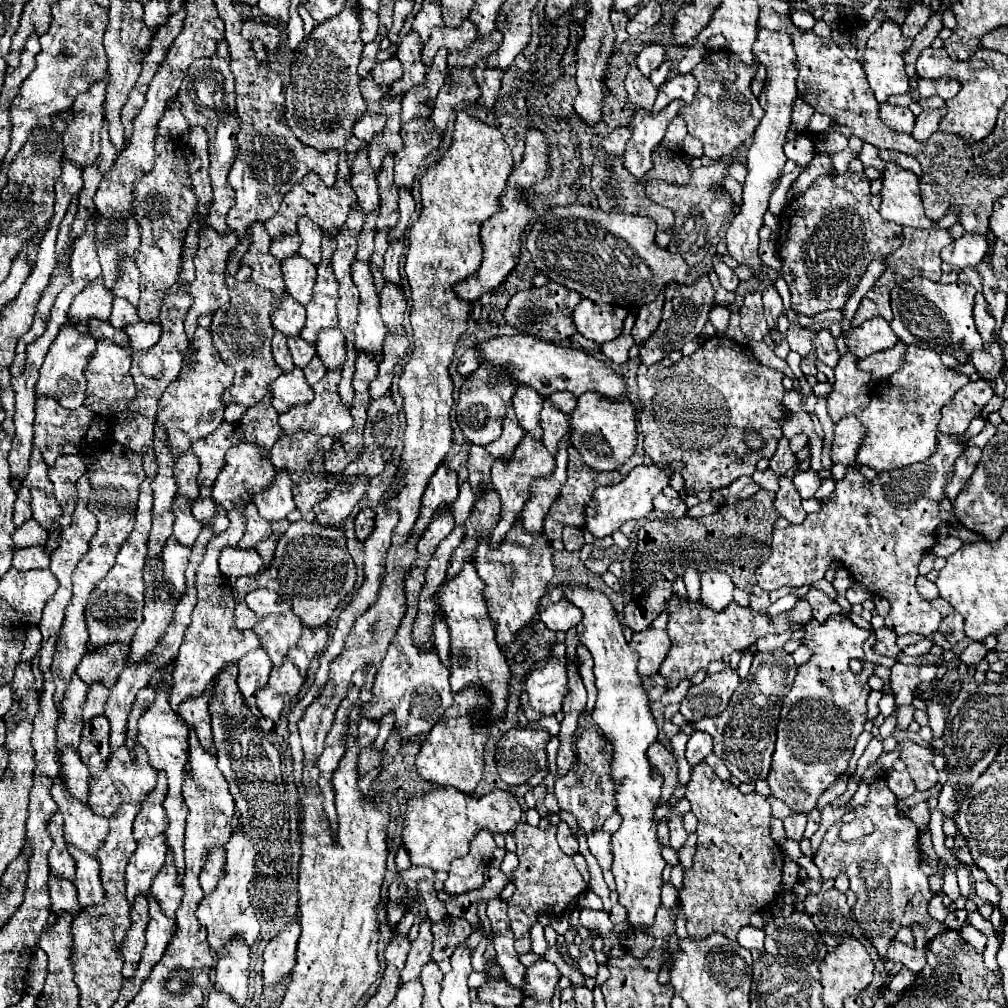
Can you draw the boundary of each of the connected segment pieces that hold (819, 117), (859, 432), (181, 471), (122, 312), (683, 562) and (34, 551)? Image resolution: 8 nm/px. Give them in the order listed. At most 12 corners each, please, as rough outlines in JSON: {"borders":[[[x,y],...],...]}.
{"borders":[[[814,113],[810,129],[824,133],[831,124],[828,115]],[[848,415],[834,427],[832,461],[856,463],[864,425]],[[182,453],[174,465],[176,497],[194,503],[198,497],[198,459]],[[114,299],[110,323],[122,331],[138,323],[136,309],[124,299]],[[774,493],[646,521],[624,625],[648,629],[690,565],[726,571],[766,613]],[[42,547],[16,549],[18,571],[46,569],[50,557]]]}

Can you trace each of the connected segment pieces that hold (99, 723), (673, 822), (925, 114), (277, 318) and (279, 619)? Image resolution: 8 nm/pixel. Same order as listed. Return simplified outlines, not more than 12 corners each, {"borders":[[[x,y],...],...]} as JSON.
{"borders":[[[104,715],[84,725],[78,753],[90,775],[110,757]],[[670,815],[670,845],[680,849],[688,839],[682,815]],[[940,109],[922,111],[916,117],[912,137],[926,141],[938,131],[938,123],[944,117]],[[292,297],[280,301],[272,325],[286,337],[298,337],[306,313]],[[254,589],[244,599],[266,613],[254,627],[274,667],[302,633],[288,601],[270,589]]]}

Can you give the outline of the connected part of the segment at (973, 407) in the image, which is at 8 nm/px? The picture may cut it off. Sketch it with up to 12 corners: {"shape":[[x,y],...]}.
{"shape":[[970,381],[944,405],[940,433],[964,433],[994,397],[986,381]]}

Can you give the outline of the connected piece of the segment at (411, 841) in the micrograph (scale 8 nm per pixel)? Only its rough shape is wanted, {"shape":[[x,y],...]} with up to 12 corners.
{"shape":[[444,787],[408,801],[412,865],[448,871],[480,831],[508,833],[518,799]]}

